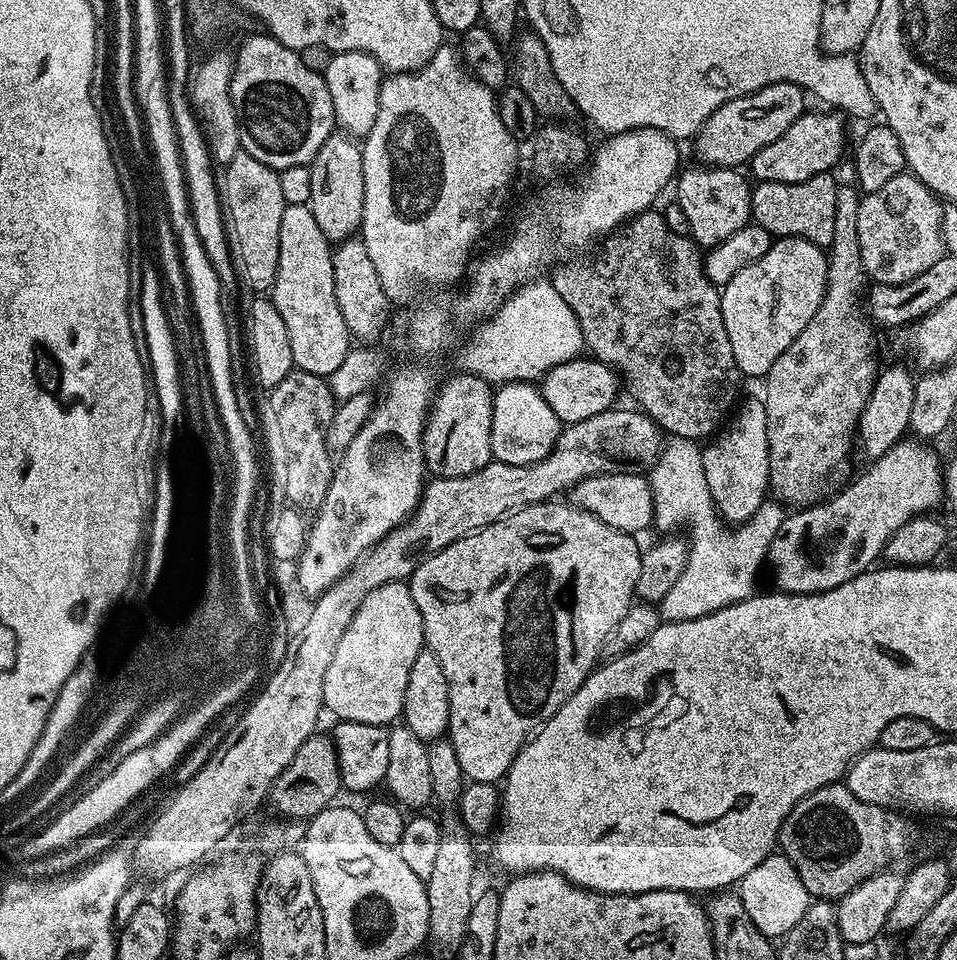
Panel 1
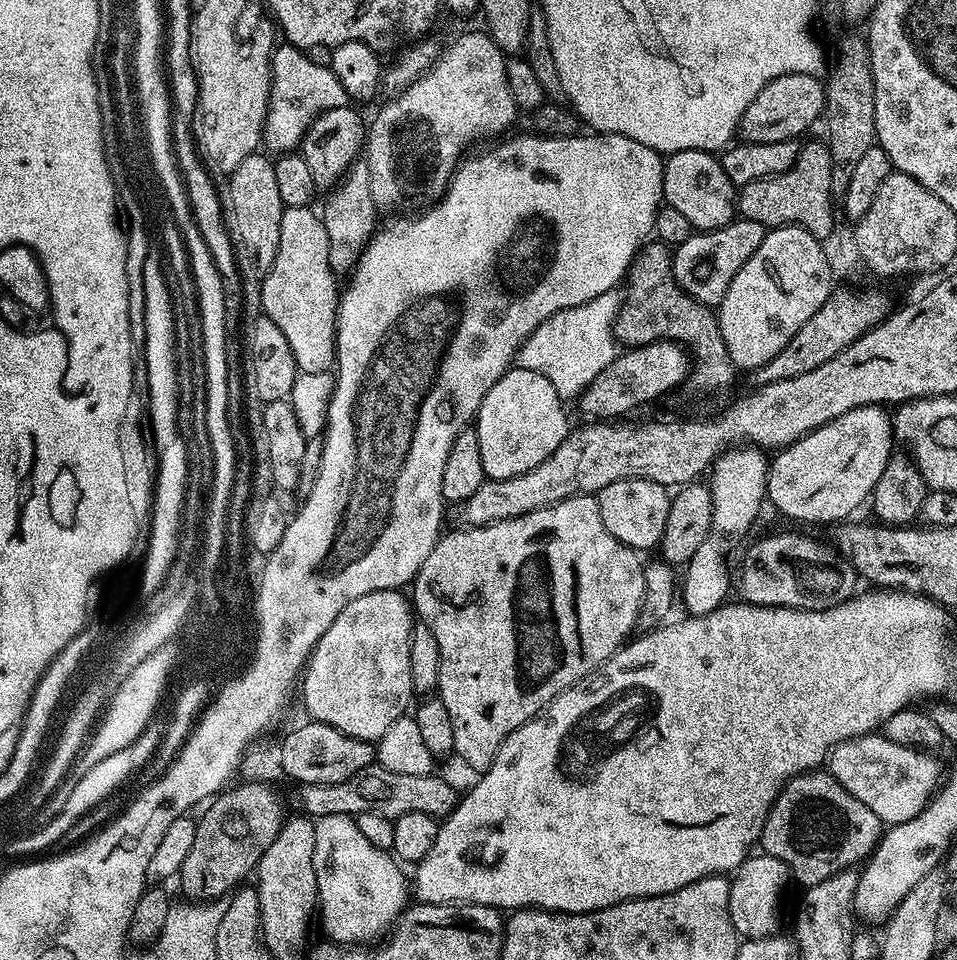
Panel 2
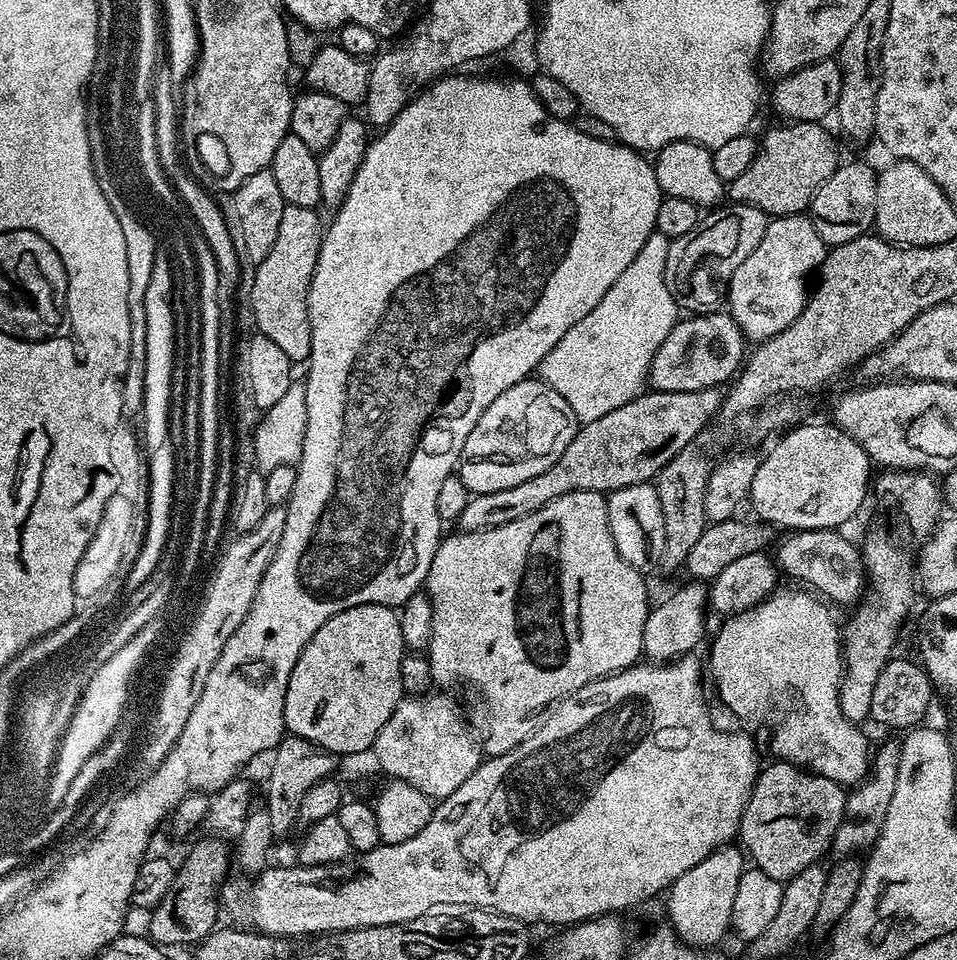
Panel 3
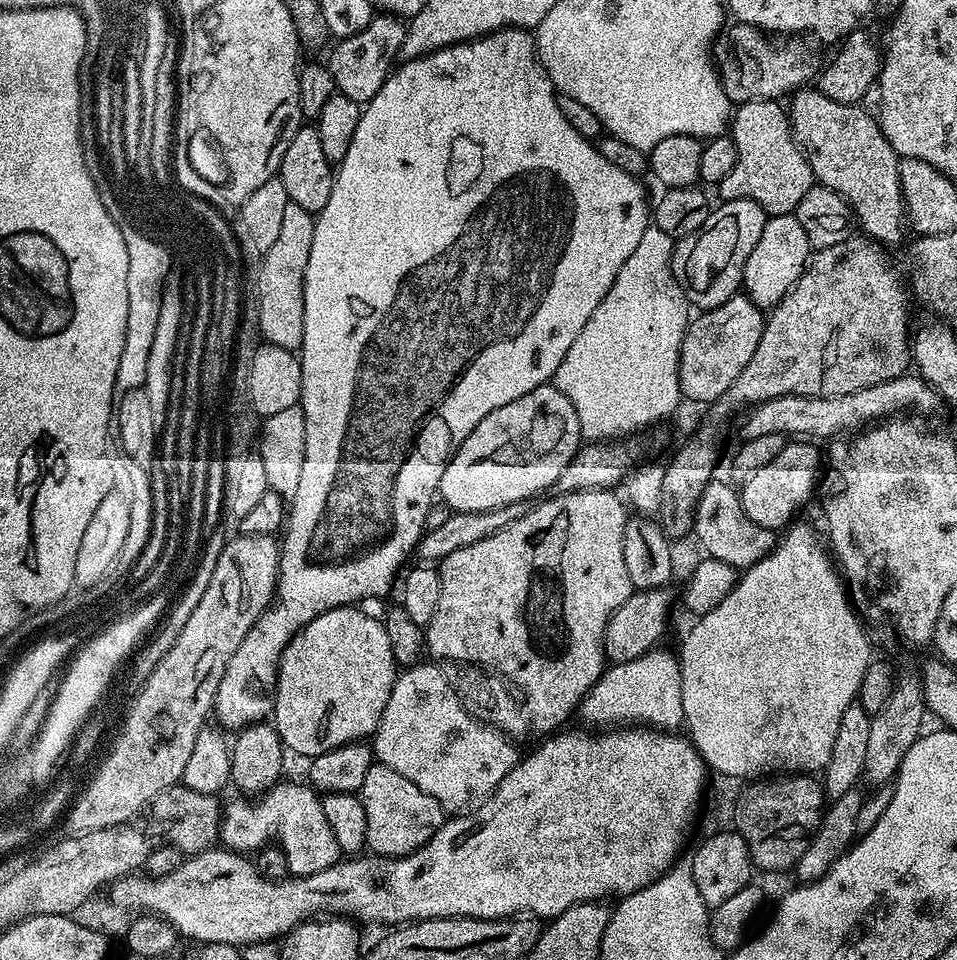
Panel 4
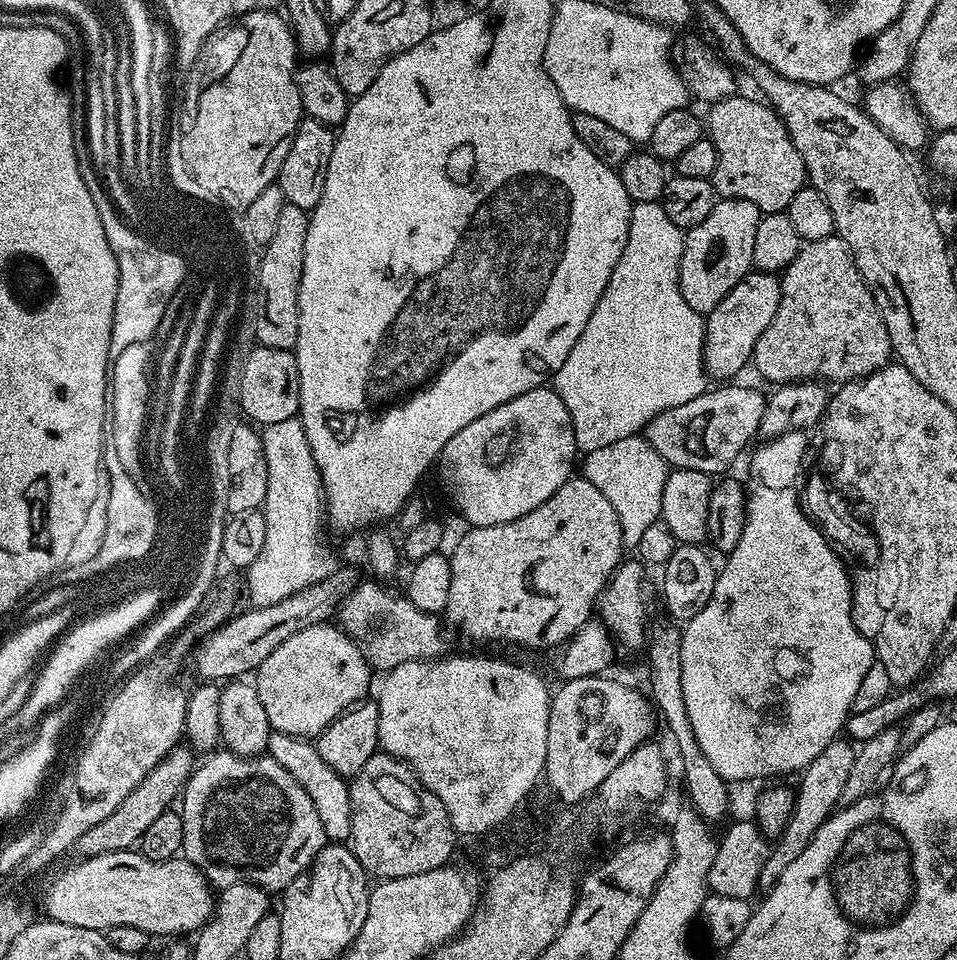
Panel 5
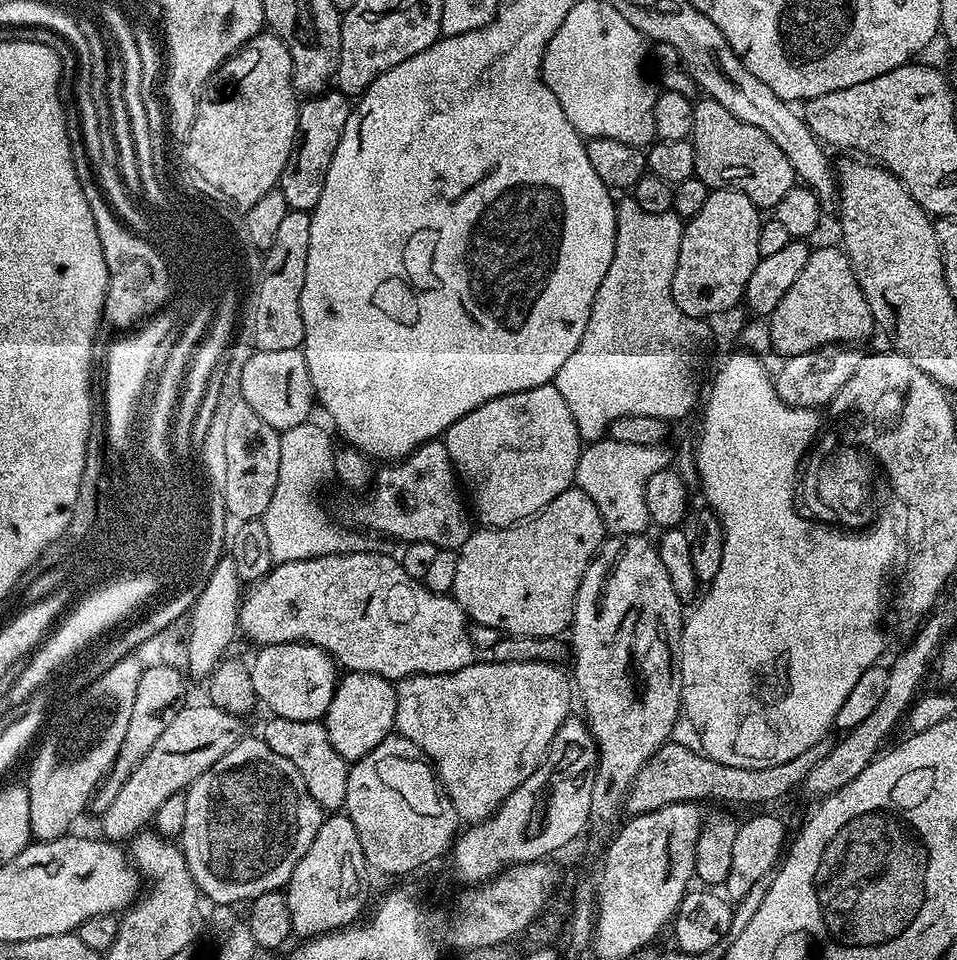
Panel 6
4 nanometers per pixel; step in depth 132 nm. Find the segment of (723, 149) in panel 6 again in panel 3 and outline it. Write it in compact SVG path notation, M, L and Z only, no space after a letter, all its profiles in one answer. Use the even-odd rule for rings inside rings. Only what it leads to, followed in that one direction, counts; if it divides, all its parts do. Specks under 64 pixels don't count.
M780 122L764 137L761 135L754 162L727 185L727 199L754 206L769 218L807 213L822 182L838 167L836 140L824 127L820 122Z

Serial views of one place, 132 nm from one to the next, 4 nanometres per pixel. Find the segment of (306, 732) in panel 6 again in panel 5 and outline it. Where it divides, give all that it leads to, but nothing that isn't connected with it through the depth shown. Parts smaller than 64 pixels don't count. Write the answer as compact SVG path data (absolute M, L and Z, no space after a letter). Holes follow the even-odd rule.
M274 732L270 734L267 755L278 762L278 766L290 770L298 786L306 790L310 802L314 802L314 810L318 810L318 818L322 821L325 841L344 842L352 835L352 823L350 822L350 784L345 777L340 776L318 755L315 743L303 736L291 736Z

